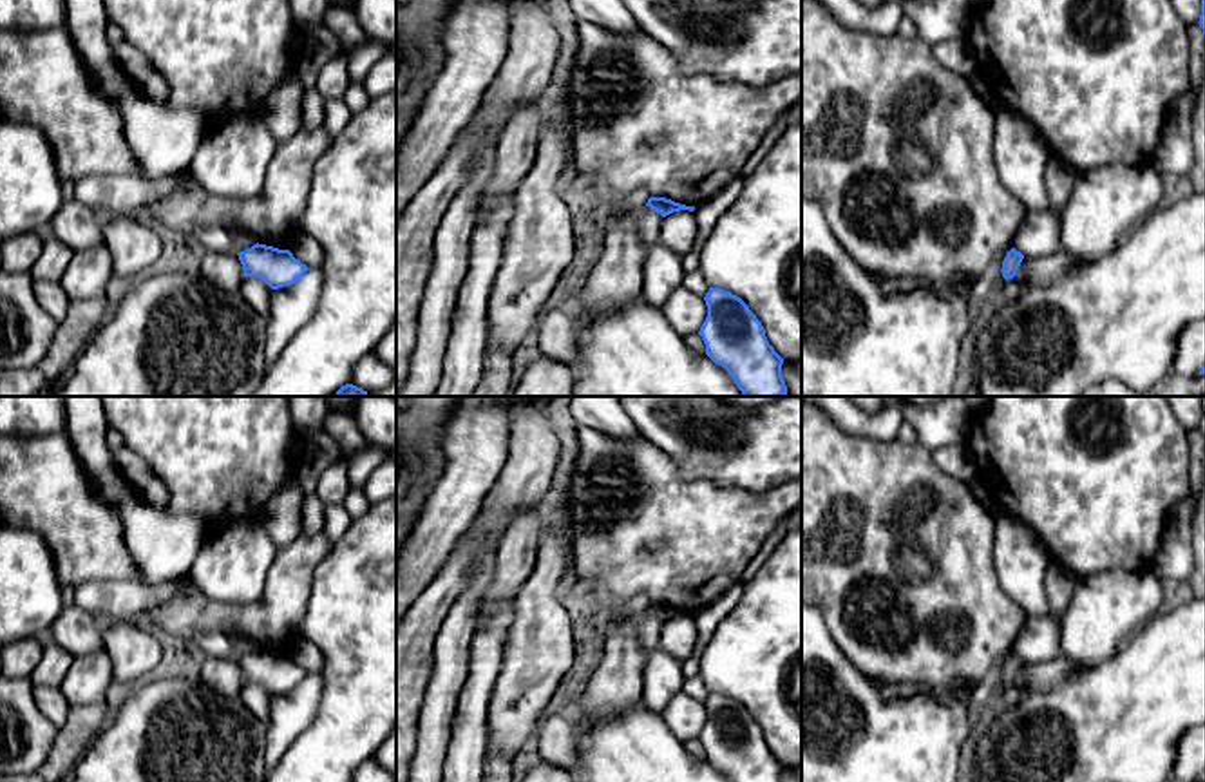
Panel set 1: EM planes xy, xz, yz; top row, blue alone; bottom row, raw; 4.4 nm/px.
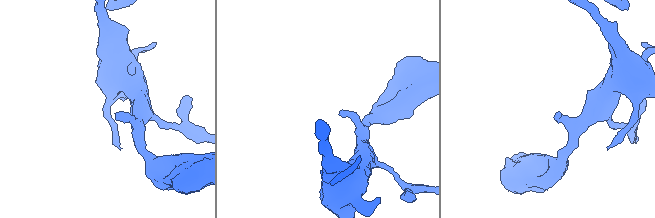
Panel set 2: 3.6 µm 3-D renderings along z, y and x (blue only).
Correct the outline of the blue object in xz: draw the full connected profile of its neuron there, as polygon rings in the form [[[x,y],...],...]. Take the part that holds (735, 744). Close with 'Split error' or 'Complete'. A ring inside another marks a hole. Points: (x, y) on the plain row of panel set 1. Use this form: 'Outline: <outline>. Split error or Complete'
Outline: [[[709,693],[707,722],[698,737],[706,760],[731,782],[782,782],[783,764],[749,711],[731,697]]]. Complete

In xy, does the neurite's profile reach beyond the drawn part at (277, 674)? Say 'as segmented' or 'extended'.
as segmented

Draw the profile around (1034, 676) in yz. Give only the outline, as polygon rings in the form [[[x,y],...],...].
[[[1058,655],[1046,663],[1024,663],[1013,684],[1022,686],[1026,693],[1046,691],[1073,673],[1077,673],[1075,663]]]

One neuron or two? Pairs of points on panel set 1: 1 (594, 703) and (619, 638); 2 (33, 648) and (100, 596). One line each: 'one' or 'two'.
1: one
2: two

